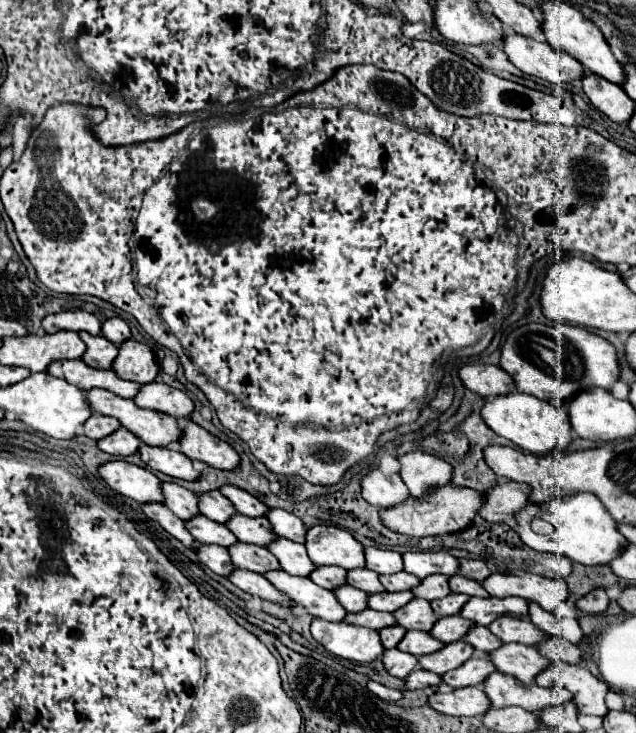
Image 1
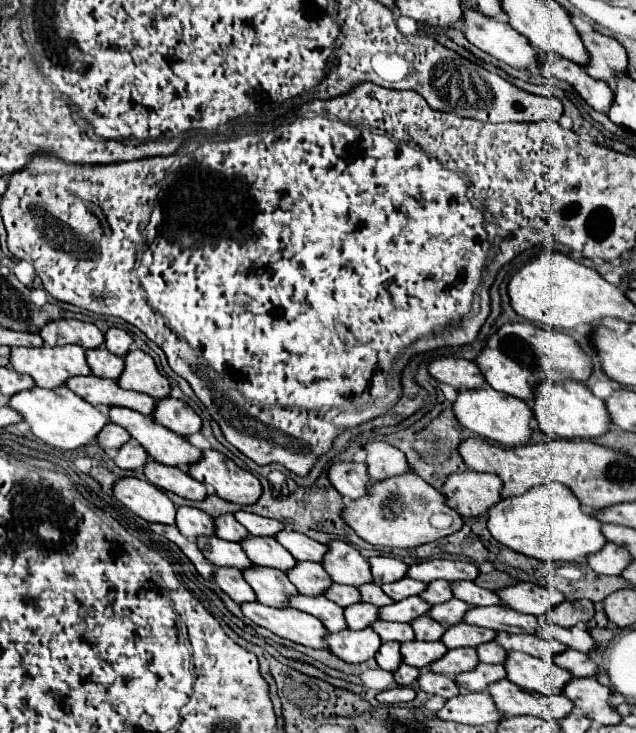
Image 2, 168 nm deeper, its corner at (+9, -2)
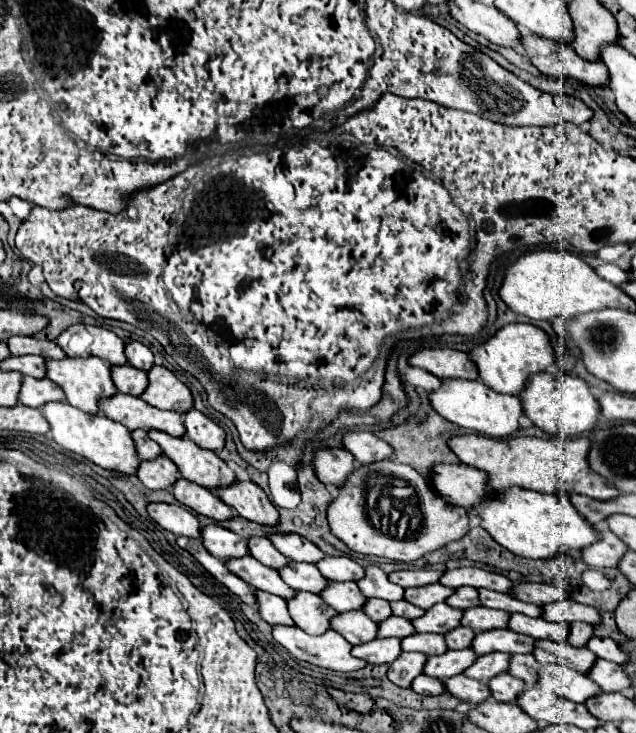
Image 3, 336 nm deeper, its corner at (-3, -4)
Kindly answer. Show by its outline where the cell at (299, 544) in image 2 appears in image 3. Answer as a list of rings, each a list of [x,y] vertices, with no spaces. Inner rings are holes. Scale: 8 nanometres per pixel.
[[[326,556],[324,562],[318,562],[316,566],[326,580],[358,582],[364,578],[364,568],[346,556]]]

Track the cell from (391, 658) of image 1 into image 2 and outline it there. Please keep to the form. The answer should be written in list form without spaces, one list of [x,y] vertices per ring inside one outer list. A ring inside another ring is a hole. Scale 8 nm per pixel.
[[[404,662],[394,670],[394,680],[396,680],[400,686],[410,686],[412,682],[416,682],[418,676],[420,676],[420,670],[416,670],[414,666],[404,664]]]

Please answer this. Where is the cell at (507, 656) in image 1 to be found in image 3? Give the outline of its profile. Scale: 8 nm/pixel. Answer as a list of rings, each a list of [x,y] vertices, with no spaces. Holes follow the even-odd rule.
[[[558,664],[542,666],[538,688],[560,694],[576,704],[584,704],[586,700],[602,692],[600,686],[596,686],[588,676],[576,674],[574,670],[568,670],[566,666],[558,666]]]

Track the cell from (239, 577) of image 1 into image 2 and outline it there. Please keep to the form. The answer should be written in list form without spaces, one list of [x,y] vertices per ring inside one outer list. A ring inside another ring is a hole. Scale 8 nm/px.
[[[258,600],[242,602],[240,610],[246,618],[256,622],[258,626],[272,630],[282,638],[288,638],[292,642],[298,642],[310,648],[326,648],[322,638],[326,636],[328,630],[312,614],[306,614],[292,606],[286,606],[286,608],[266,606],[266,604],[260,604]]]

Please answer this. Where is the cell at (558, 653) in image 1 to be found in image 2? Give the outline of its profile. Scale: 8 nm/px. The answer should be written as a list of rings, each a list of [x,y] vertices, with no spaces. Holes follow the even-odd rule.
[[[568,648],[566,652],[560,652],[552,658],[560,668],[572,672],[572,676],[596,676],[598,666],[582,652]]]

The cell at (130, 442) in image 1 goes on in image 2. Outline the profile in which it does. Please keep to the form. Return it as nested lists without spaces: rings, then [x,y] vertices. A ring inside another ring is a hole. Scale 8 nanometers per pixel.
[[[132,438],[126,444],[122,444],[116,450],[116,456],[114,456],[114,464],[118,468],[122,468],[122,470],[138,470],[138,468],[142,468],[146,464],[146,460],[148,460],[148,454]]]

